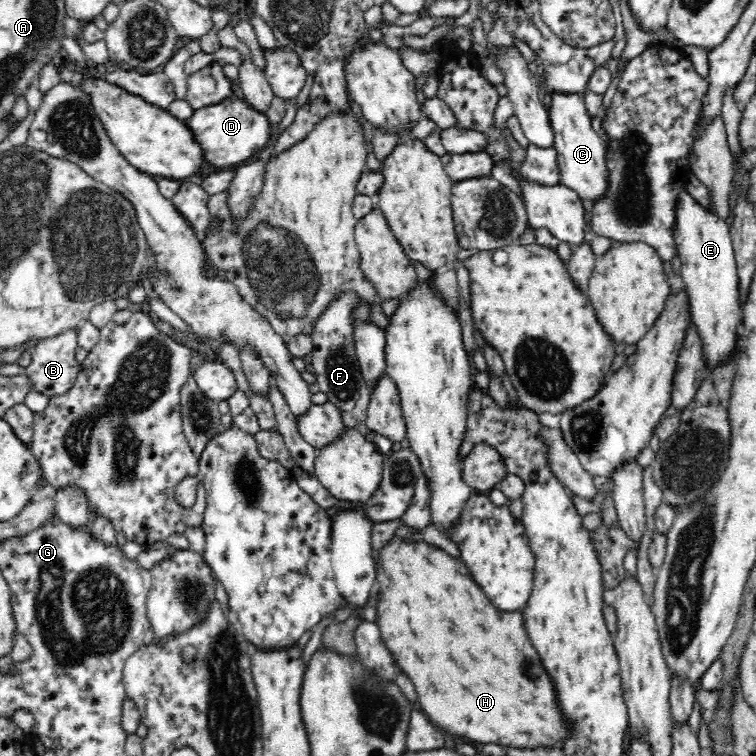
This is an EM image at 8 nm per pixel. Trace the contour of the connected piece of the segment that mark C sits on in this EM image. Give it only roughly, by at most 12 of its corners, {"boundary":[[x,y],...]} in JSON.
{"boundary":[[550,93],[559,183],[582,200],[607,185],[585,93]]}

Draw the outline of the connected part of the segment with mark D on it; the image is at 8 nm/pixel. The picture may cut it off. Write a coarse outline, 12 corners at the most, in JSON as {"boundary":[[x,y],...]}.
{"boundary":[[235,95],[186,122],[206,162],[240,166],[274,140],[266,111]]}

